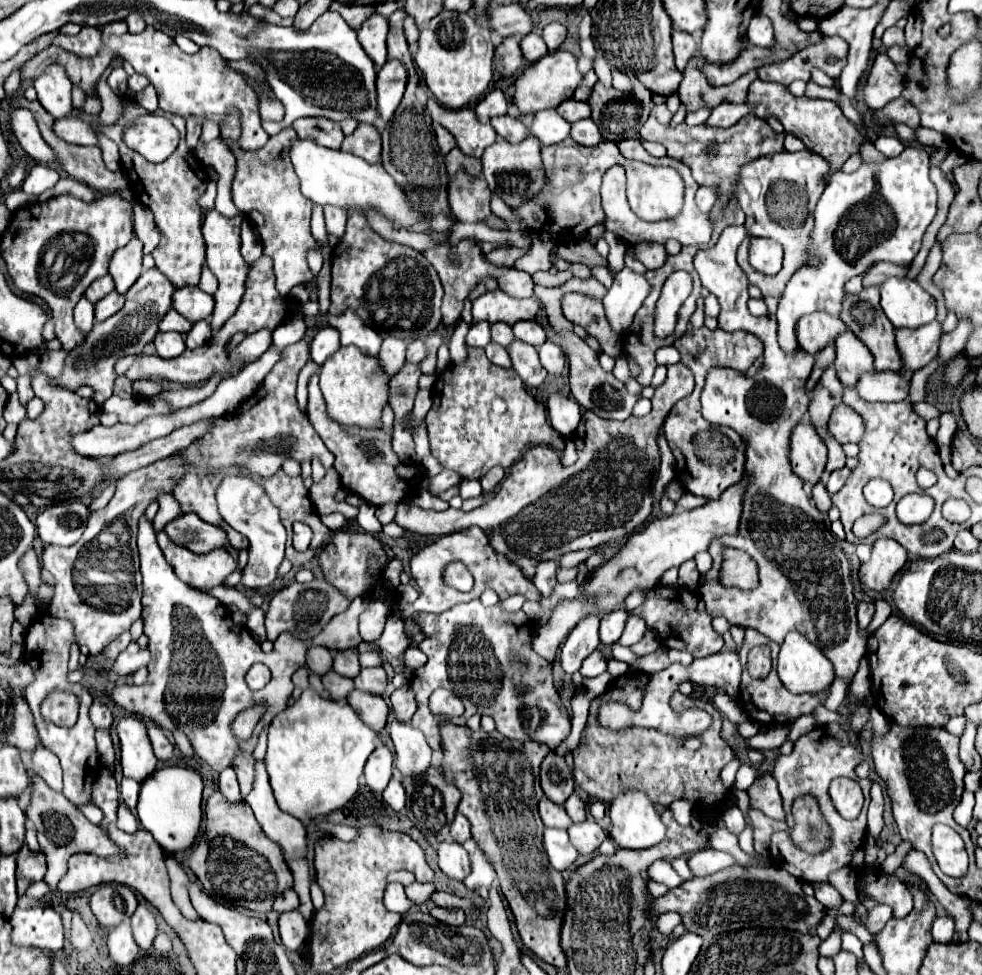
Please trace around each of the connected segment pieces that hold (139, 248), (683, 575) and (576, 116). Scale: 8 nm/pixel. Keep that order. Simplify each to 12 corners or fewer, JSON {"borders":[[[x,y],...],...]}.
{"borders":[[[137,236],[109,262],[115,290],[125,294],[143,272]],[[695,560],[679,568],[679,584],[695,590],[699,584],[699,570]],[[565,100],[557,112],[567,122],[591,118],[587,102]]]}

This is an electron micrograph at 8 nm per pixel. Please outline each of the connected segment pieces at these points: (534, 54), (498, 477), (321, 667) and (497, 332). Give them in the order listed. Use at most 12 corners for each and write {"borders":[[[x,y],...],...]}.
{"borders":[[[535,32],[523,36],[523,58],[537,62],[549,52]],[[491,468],[481,478],[483,492],[493,492],[501,484],[505,470]],[[323,646],[307,650],[305,666],[323,676],[331,670],[333,656]],[[505,322],[491,324],[491,340],[507,348],[513,330]]]}

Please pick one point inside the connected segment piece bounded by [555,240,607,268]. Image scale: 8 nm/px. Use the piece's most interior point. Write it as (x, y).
(576, 251)

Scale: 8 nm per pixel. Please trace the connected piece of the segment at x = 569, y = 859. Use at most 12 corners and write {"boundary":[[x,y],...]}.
{"boundary":[[545,828],[543,846],[551,866],[571,868],[579,856],[567,830]]}

